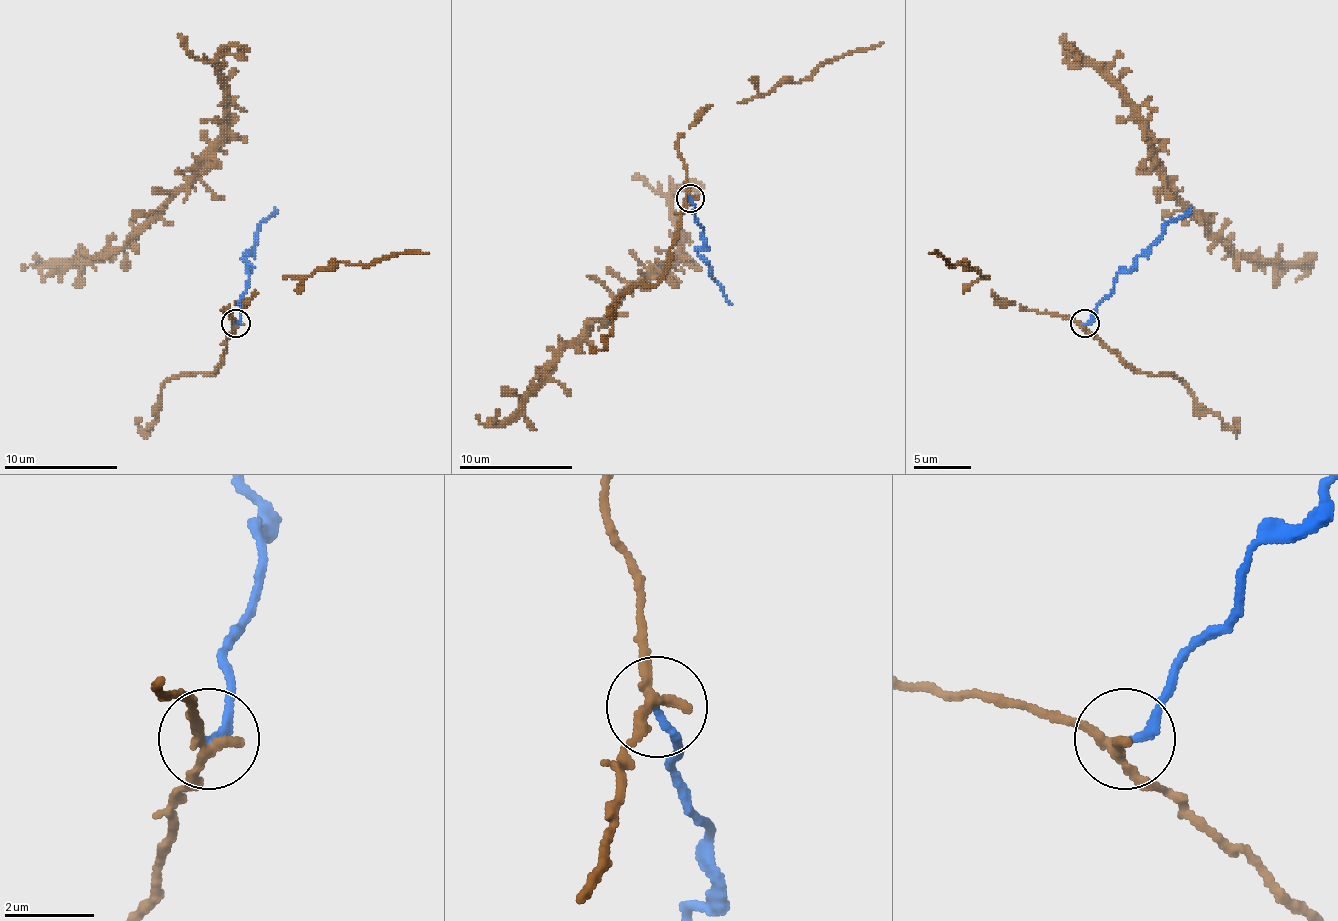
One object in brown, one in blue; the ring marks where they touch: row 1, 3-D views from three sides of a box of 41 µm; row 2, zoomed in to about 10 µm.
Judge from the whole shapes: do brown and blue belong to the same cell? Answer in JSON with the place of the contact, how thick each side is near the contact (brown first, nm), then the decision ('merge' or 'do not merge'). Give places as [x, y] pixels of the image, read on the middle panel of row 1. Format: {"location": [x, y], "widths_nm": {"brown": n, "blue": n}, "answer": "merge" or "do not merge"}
{"location": [690, 198], "widths_nm": {"brown": 220, "blue": 180}, "answer": "do not merge"}

